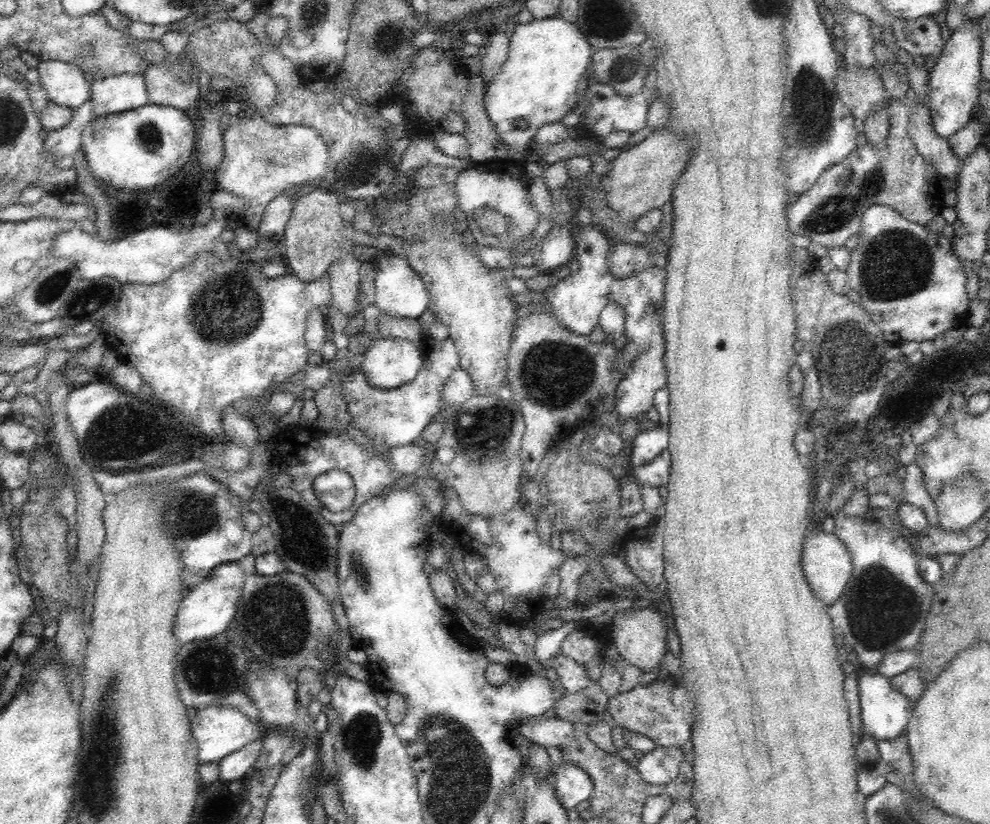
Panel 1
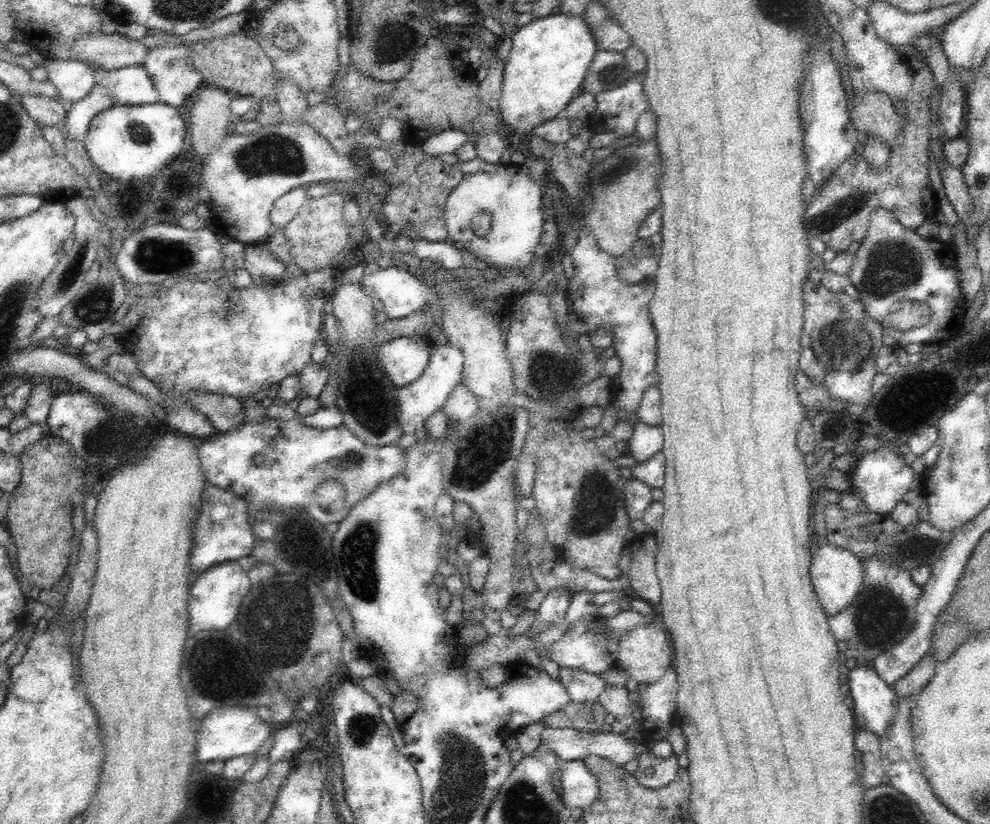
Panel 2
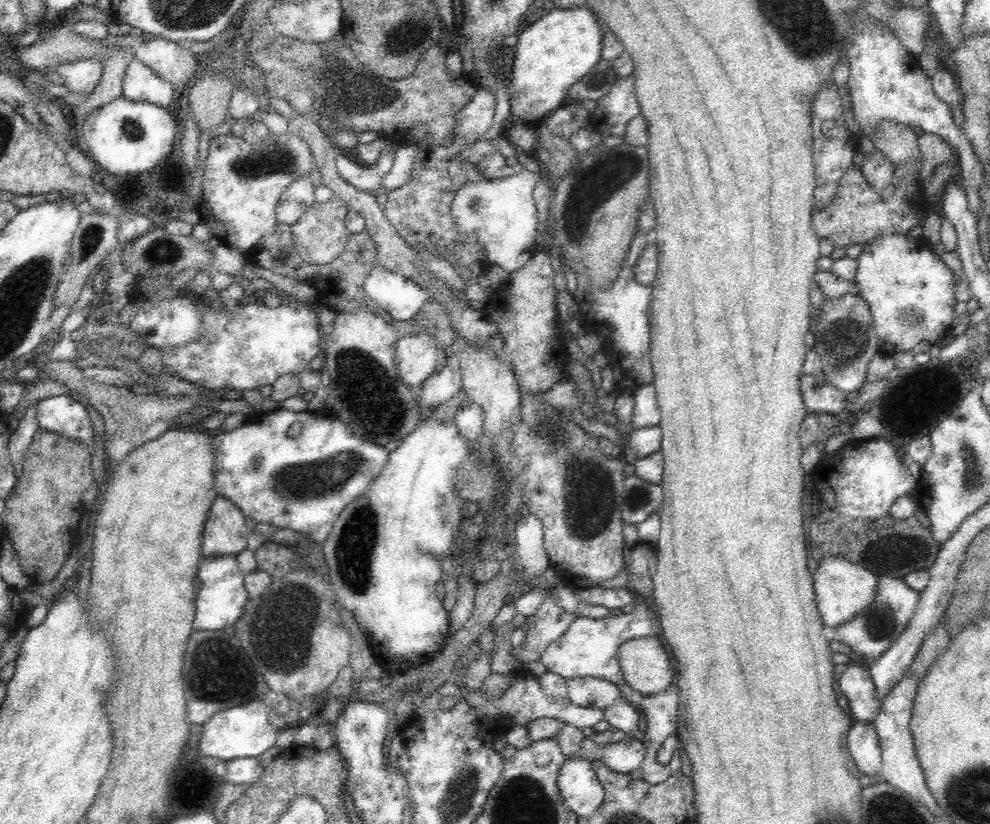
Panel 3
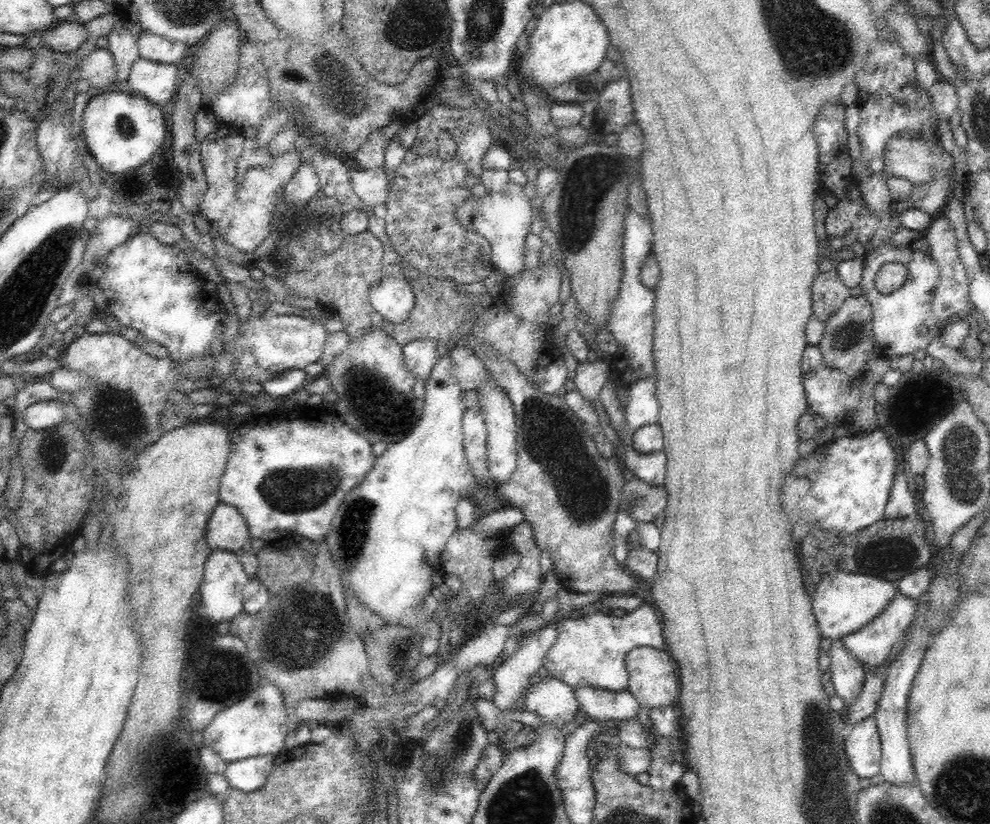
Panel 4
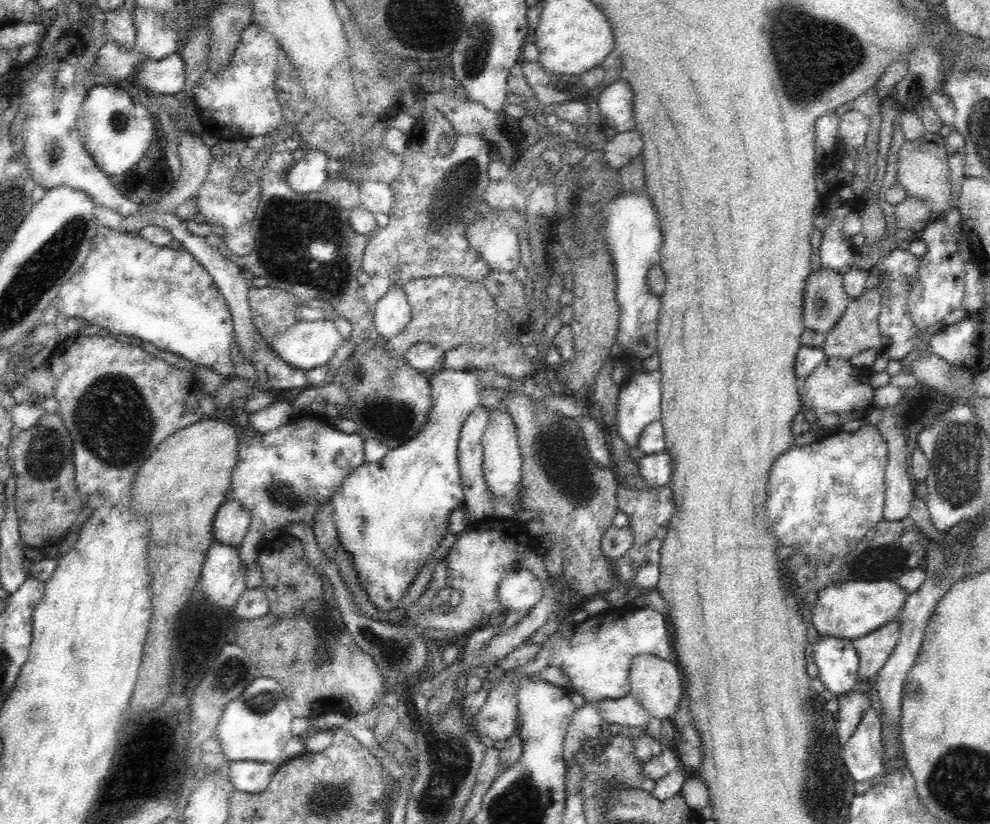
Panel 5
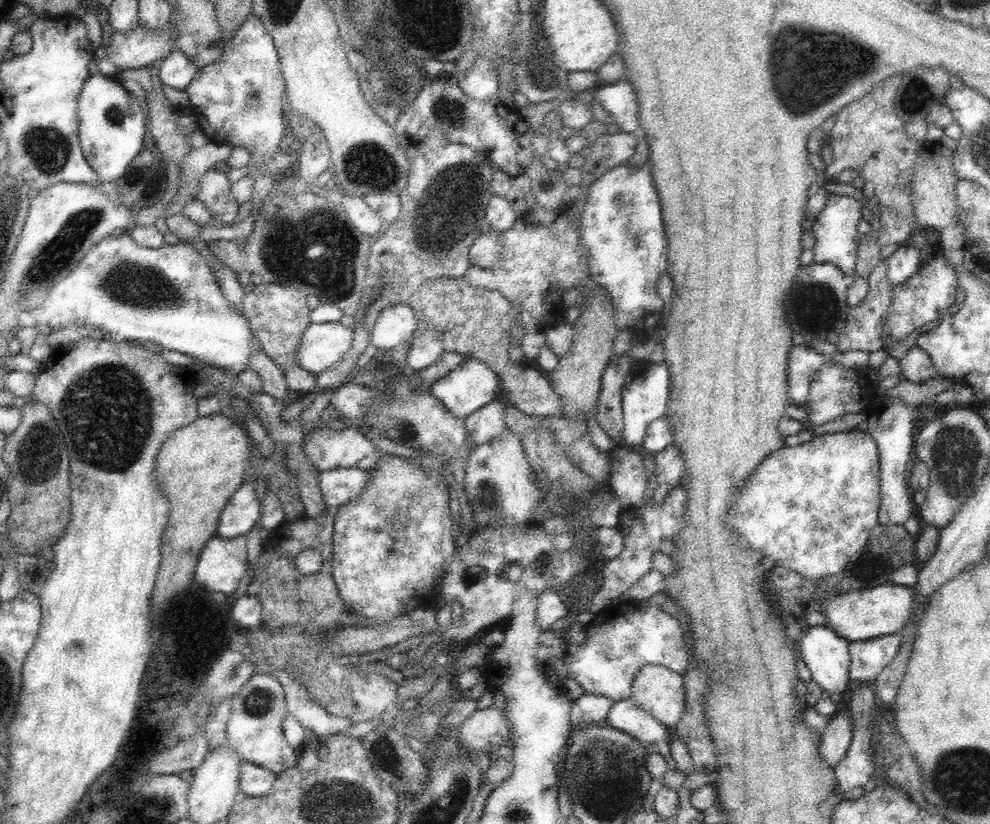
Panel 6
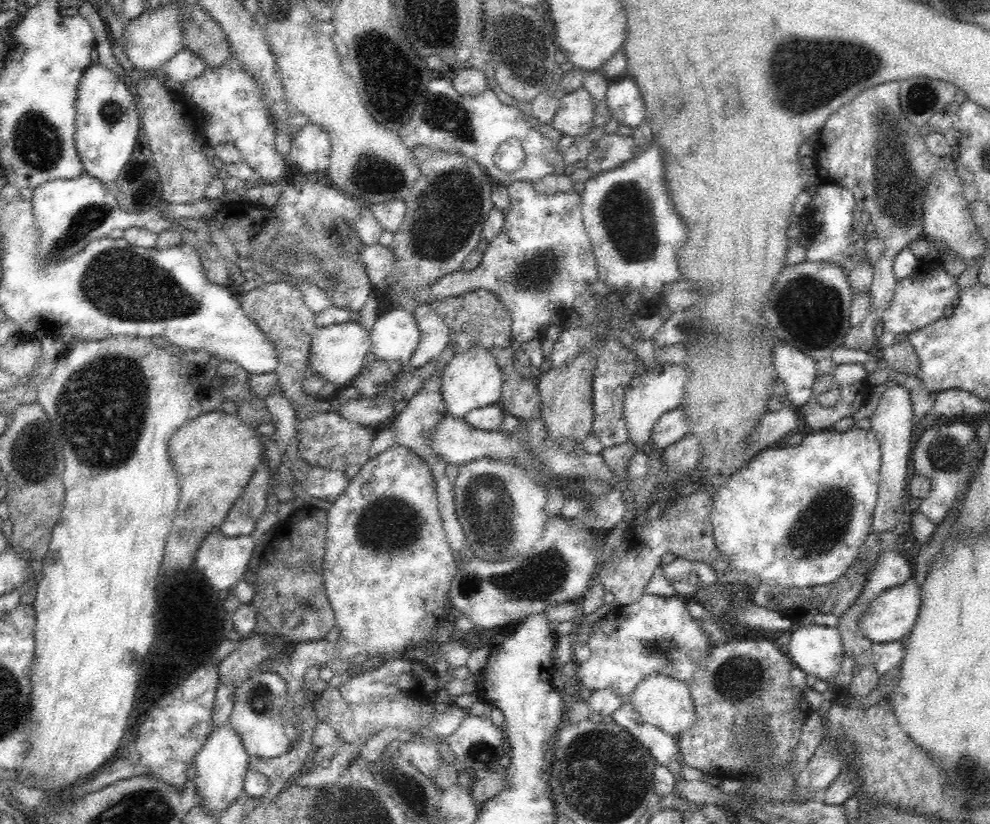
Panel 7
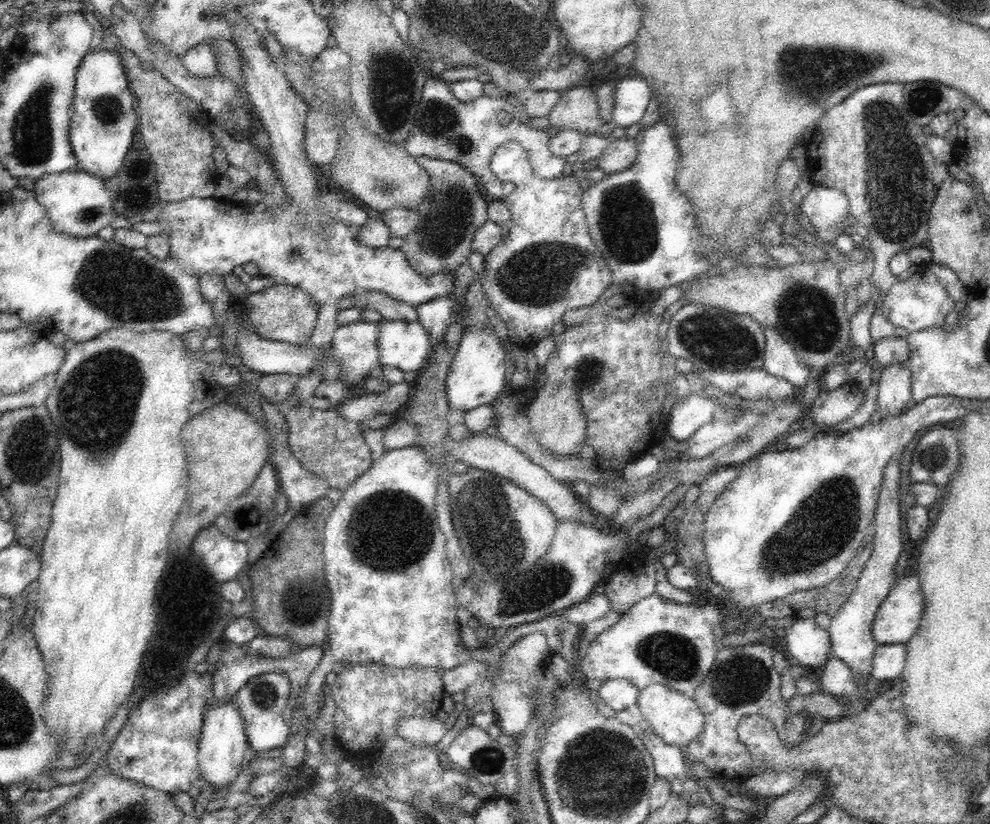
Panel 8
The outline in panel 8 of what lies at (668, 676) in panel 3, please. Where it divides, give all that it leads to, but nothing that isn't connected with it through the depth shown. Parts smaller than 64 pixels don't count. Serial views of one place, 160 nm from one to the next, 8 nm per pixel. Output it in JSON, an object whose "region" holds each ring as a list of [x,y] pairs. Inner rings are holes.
{"region":[[[648,684],[638,692],[636,704],[645,722],[666,744],[683,748],[690,744],[704,728],[705,716],[692,696],[678,692],[665,684]]]}

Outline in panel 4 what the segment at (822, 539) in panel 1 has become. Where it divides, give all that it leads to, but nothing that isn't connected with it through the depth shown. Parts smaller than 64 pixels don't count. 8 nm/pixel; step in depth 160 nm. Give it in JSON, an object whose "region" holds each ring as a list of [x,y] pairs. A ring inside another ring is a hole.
{"region":[[[836,570],[821,576],[822,580],[815,586],[811,605],[821,636],[833,641],[856,632],[858,628],[876,618],[898,591],[898,588],[888,580],[880,580],[876,576],[866,576],[858,572]]]}

